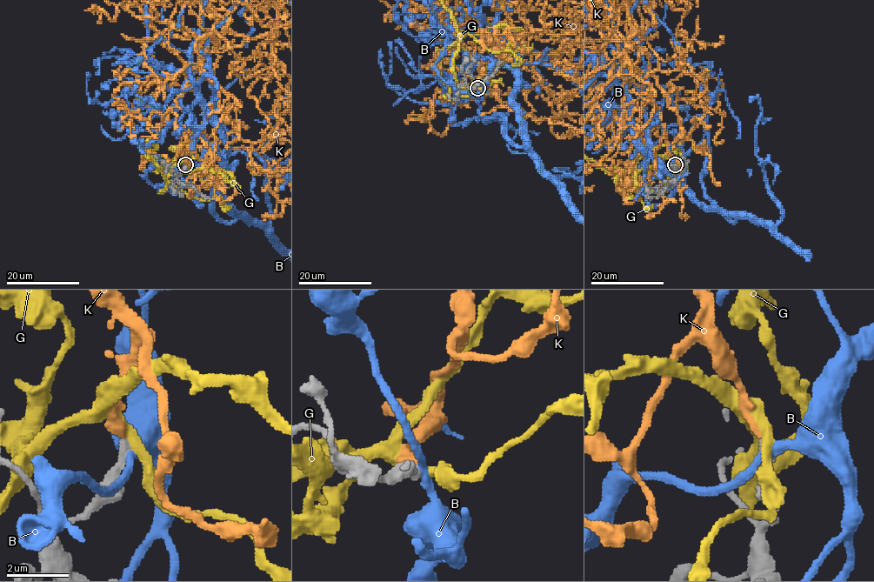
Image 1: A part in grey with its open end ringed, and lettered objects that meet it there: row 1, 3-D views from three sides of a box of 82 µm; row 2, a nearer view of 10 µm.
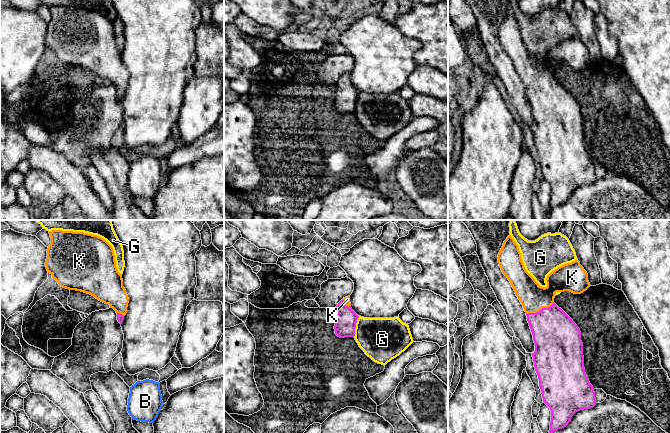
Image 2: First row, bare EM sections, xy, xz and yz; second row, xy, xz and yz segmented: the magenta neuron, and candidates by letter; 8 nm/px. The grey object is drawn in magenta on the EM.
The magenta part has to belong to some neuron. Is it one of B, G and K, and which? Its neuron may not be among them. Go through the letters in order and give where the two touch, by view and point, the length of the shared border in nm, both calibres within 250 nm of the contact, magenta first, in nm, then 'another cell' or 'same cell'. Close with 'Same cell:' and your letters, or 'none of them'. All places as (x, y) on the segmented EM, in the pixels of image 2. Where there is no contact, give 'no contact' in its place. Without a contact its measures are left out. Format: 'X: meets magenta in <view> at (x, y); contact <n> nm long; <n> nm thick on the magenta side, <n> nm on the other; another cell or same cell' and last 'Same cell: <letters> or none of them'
B: no contact; another cell
G: meets magenta in xz at (355, 326); contact 180 nm long; 170 nm thick on the magenta side, 360 nm on the other; another cell
K: meets magenta in yz at (541, 309); contact 240 nm long; 360 nm thick on the magenta side, 220 nm on the other; same cell
Same cell: K

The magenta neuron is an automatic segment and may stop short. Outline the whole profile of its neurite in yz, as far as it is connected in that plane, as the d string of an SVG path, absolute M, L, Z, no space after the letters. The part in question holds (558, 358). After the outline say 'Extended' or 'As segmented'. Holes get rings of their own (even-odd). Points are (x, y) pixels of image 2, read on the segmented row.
M511 235L503 243L498 254L498 263L526 312L535 343L535 351L532 353L534 367L538 375L543 402L551 411L549 433L553 433L566 427L576 412L596 405L594 388L585 373L580 329L554 303L556 292L570 291L581 294L586 291L591 286L588 274L577 259L552 271L547 276L547 286L541 287L526 271L518 245Z. Extended

